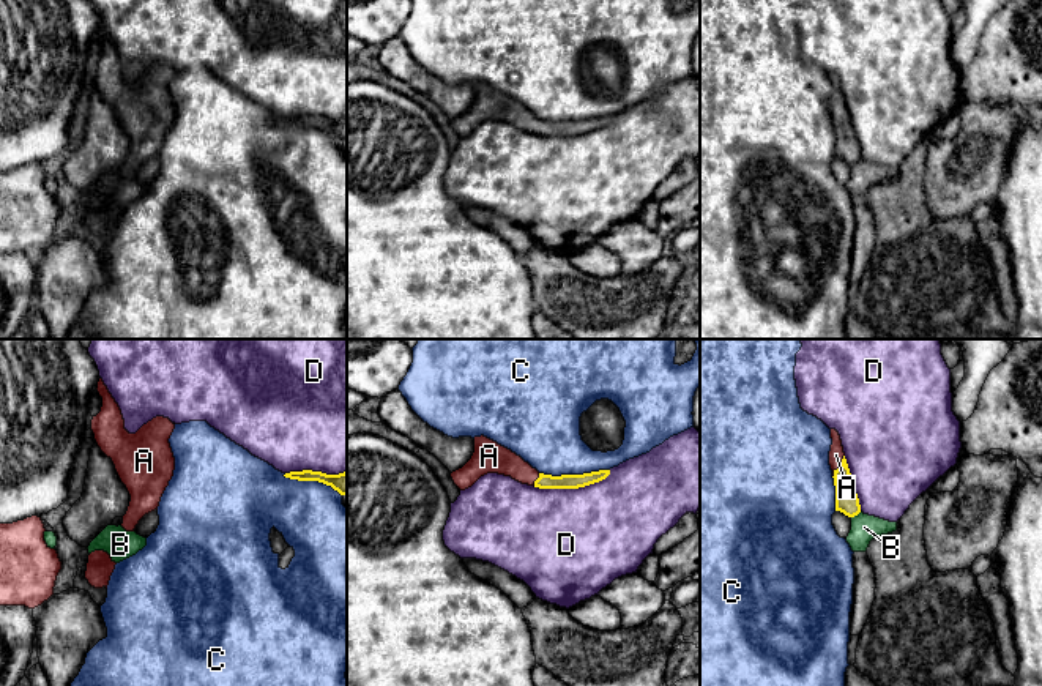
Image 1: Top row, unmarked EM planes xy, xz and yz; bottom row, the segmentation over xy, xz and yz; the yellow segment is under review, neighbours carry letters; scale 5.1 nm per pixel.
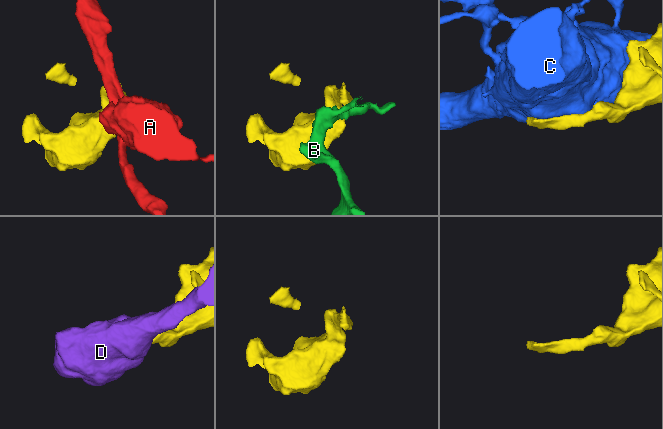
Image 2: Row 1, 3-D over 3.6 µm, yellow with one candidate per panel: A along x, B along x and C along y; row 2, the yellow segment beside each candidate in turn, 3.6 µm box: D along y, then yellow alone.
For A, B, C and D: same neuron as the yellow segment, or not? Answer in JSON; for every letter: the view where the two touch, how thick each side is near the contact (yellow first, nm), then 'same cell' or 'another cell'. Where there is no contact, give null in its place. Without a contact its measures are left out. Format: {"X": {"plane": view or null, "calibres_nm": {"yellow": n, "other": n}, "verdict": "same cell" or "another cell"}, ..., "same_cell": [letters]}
{"A": {"plane": "yz", "calibres_nm": {"yellow": 120, "other": 80}, "verdict": "same cell"}, "B": {"plane": "yz", "calibres_nm": {"yellow": 120, "other": 140}, "verdict": "another cell"}, "C": {"plane": "xz", "calibres_nm": {"yellow": 80, "other": 340}, "verdict": "another cell"}, "D": {"plane": "xz", "calibres_nm": {"yellow": 80, "other": 500}, "verdict": "another cell"}, "same_cell": ["A"]}

